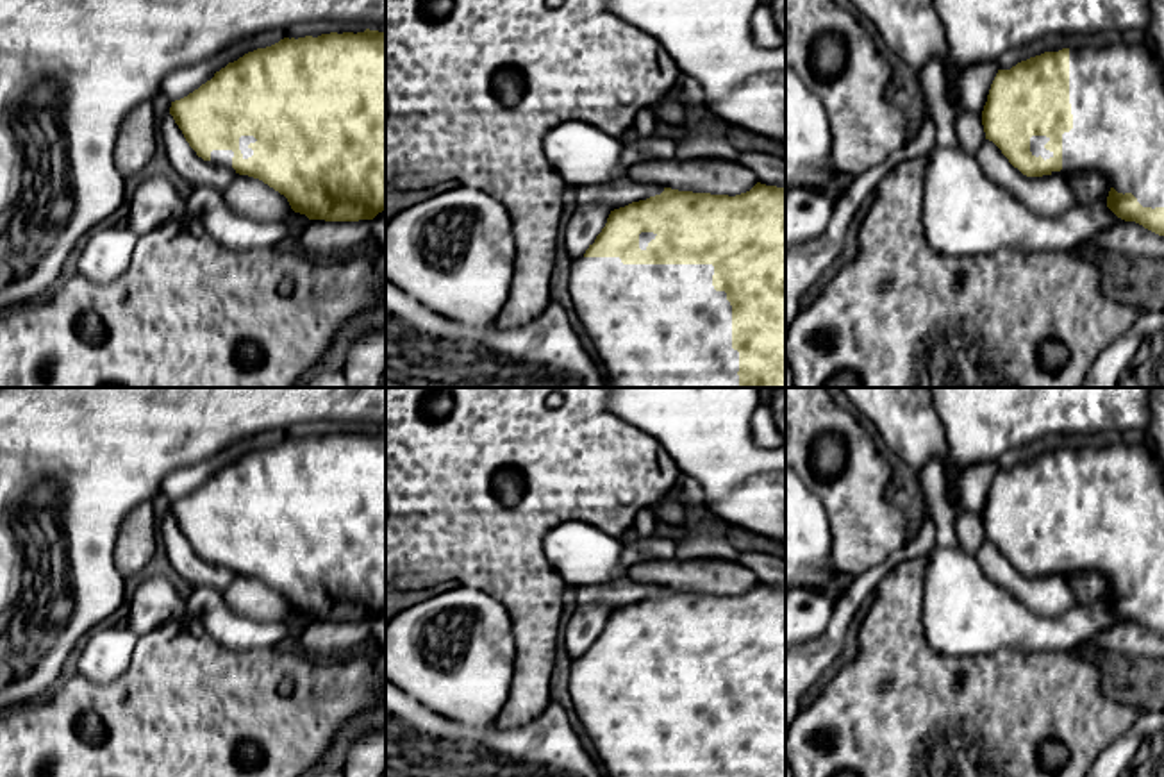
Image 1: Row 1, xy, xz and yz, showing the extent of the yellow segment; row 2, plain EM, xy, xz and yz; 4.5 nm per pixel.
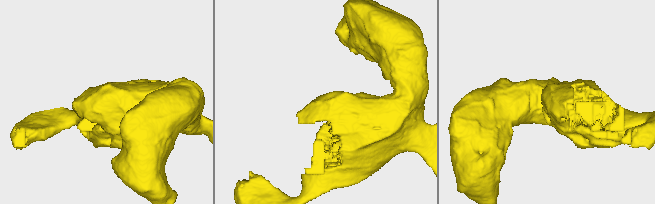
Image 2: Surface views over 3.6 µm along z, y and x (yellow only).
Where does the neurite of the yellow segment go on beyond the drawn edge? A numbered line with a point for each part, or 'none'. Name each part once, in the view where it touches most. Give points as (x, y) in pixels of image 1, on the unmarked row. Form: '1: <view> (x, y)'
1: xz (645, 720)

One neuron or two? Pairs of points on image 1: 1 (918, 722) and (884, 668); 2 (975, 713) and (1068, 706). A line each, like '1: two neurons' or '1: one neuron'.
1: one neuron
2: one neuron

